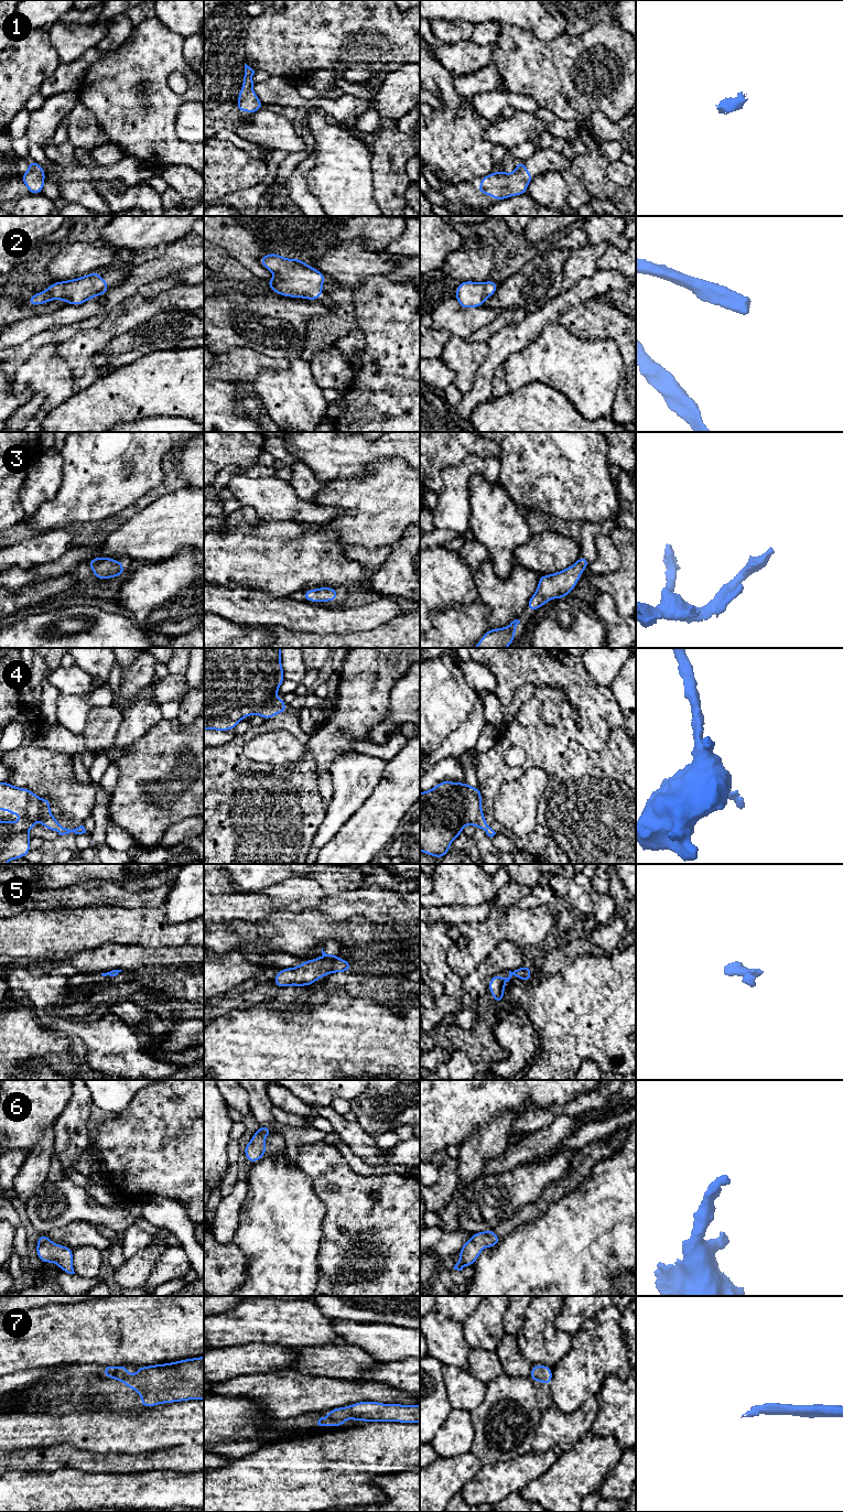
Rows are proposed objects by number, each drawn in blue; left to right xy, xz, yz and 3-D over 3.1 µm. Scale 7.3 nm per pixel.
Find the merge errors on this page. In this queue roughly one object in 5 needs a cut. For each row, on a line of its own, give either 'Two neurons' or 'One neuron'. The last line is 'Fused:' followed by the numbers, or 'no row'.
1: One neuron
2: One neuron
3: One neuron
4: One neuron
5: One neuron
6: One neuron
7: One neuron
Fused: no row

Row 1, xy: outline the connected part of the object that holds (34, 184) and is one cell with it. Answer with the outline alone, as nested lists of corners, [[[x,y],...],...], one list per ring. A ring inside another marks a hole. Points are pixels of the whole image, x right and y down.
[[[29,160],[29,170],[21,175],[21,181],[26,185],[30,194],[40,194],[43,192],[45,171],[39,163]]]

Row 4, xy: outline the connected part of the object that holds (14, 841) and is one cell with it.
[[[8,781],[0,782],[0,810],[23,817],[17,822],[0,820],[0,864],[24,857],[31,852],[28,831],[37,825],[37,818],[43,828],[60,835],[86,833],[84,825],[73,830],[62,827],[50,811],[50,806],[50,799],[41,799],[29,789],[14,787]]]

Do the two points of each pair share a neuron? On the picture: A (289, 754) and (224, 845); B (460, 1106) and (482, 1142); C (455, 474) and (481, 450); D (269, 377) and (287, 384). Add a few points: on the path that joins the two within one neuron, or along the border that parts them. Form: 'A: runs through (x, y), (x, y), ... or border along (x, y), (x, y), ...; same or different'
A: border along (305, 755), (300, 762), (291, 765), (256, 762); different
B: border along (497, 1116), (483, 1123), (458, 1147); different
C: border along (498, 457), (468, 454), (452, 466); different
D: runs through (273, 381), (282, 384); same

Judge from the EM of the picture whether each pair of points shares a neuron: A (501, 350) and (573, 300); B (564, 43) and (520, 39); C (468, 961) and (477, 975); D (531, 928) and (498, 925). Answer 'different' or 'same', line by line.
A: same
B: same
C: different
D: same

